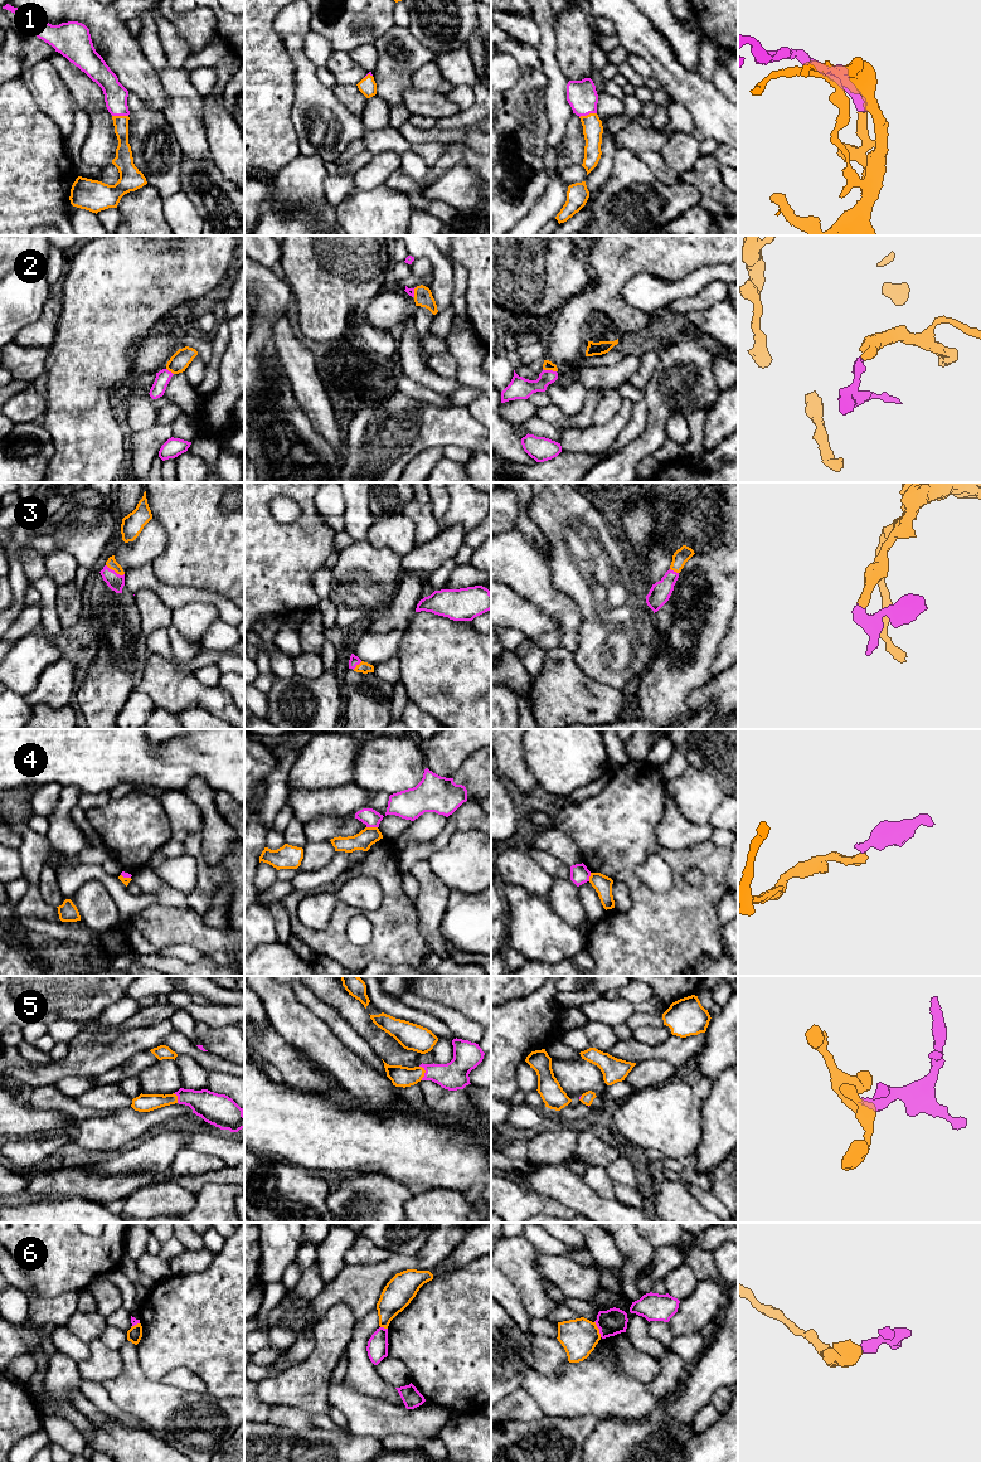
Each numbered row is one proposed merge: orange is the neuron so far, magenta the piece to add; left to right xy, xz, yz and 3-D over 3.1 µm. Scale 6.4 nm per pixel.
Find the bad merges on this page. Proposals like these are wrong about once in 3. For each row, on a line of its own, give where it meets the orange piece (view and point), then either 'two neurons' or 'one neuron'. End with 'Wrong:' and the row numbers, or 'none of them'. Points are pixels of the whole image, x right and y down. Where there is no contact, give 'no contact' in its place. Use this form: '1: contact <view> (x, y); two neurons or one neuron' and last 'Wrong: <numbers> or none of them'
1: contact yz (587, 115); one neuron
2: contact yz (549, 369); one neuron
3: contact xy (115, 571); one neuron
4: contact xz (372, 827); two neurons
5: contact xz (425, 1072); one neuron
6: contact yz (598, 1329); two neurons
Wrong: 4, 6

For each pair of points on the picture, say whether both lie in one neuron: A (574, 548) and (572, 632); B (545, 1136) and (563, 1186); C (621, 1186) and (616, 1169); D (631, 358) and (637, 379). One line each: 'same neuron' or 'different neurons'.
A: different neurons
B: different neurons
C: same neuron
D: different neurons

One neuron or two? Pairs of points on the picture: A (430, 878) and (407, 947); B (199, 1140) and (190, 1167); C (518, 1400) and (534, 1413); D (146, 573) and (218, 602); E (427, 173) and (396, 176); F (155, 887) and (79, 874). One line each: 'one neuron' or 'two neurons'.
A: two neurons
B: two neurons
C: one neuron
D: one neuron
E: two neurons
F: two neurons

